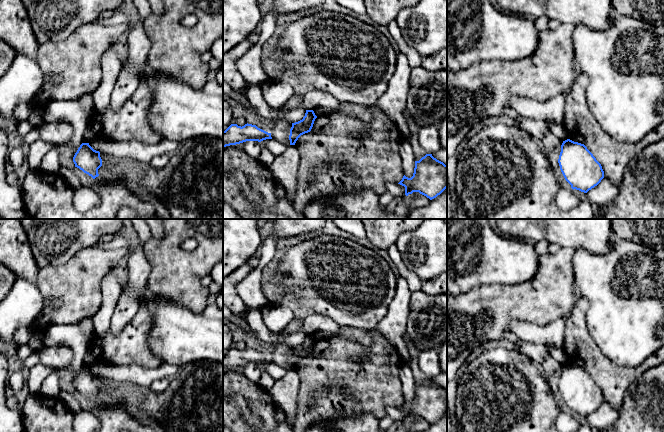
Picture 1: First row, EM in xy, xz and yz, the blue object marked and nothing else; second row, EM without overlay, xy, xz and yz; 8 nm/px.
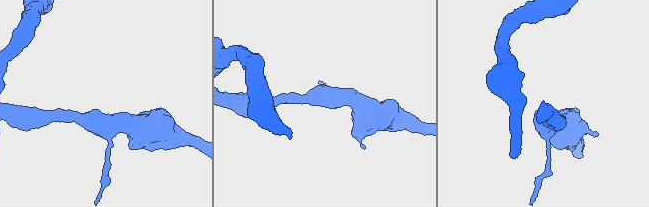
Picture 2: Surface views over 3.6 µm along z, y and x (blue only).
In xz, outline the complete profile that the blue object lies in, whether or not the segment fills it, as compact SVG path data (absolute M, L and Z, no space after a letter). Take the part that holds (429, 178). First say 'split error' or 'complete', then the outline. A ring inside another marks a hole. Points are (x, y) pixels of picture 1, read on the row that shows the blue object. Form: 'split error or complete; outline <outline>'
complete; outline M426 154L415 161L413 176L408 178L404 175L398 184L405 187L406 196L419 192L432 200L447 188L447 165L432 154Z

